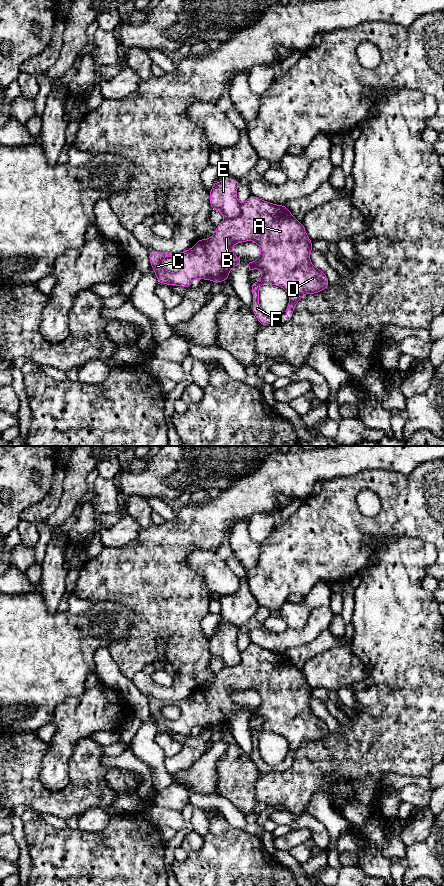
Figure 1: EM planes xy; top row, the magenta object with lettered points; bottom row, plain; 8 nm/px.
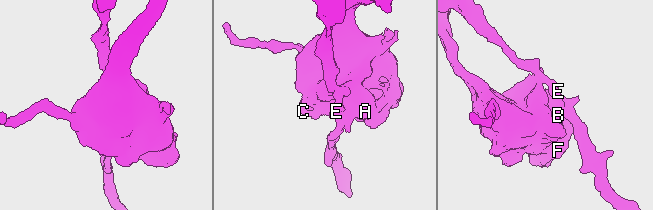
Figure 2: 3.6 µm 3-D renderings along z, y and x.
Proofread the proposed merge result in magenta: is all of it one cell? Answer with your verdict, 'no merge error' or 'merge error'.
merge error

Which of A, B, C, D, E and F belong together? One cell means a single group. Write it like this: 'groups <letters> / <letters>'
groups A B C D F / E

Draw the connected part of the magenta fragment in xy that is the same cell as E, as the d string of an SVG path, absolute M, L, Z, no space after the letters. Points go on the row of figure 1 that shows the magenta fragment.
M227 178L223 182L215 181L210 190L210 207L220 211L224 219L232 219L240 215L240 203L237 200L237 188L240 182Z

